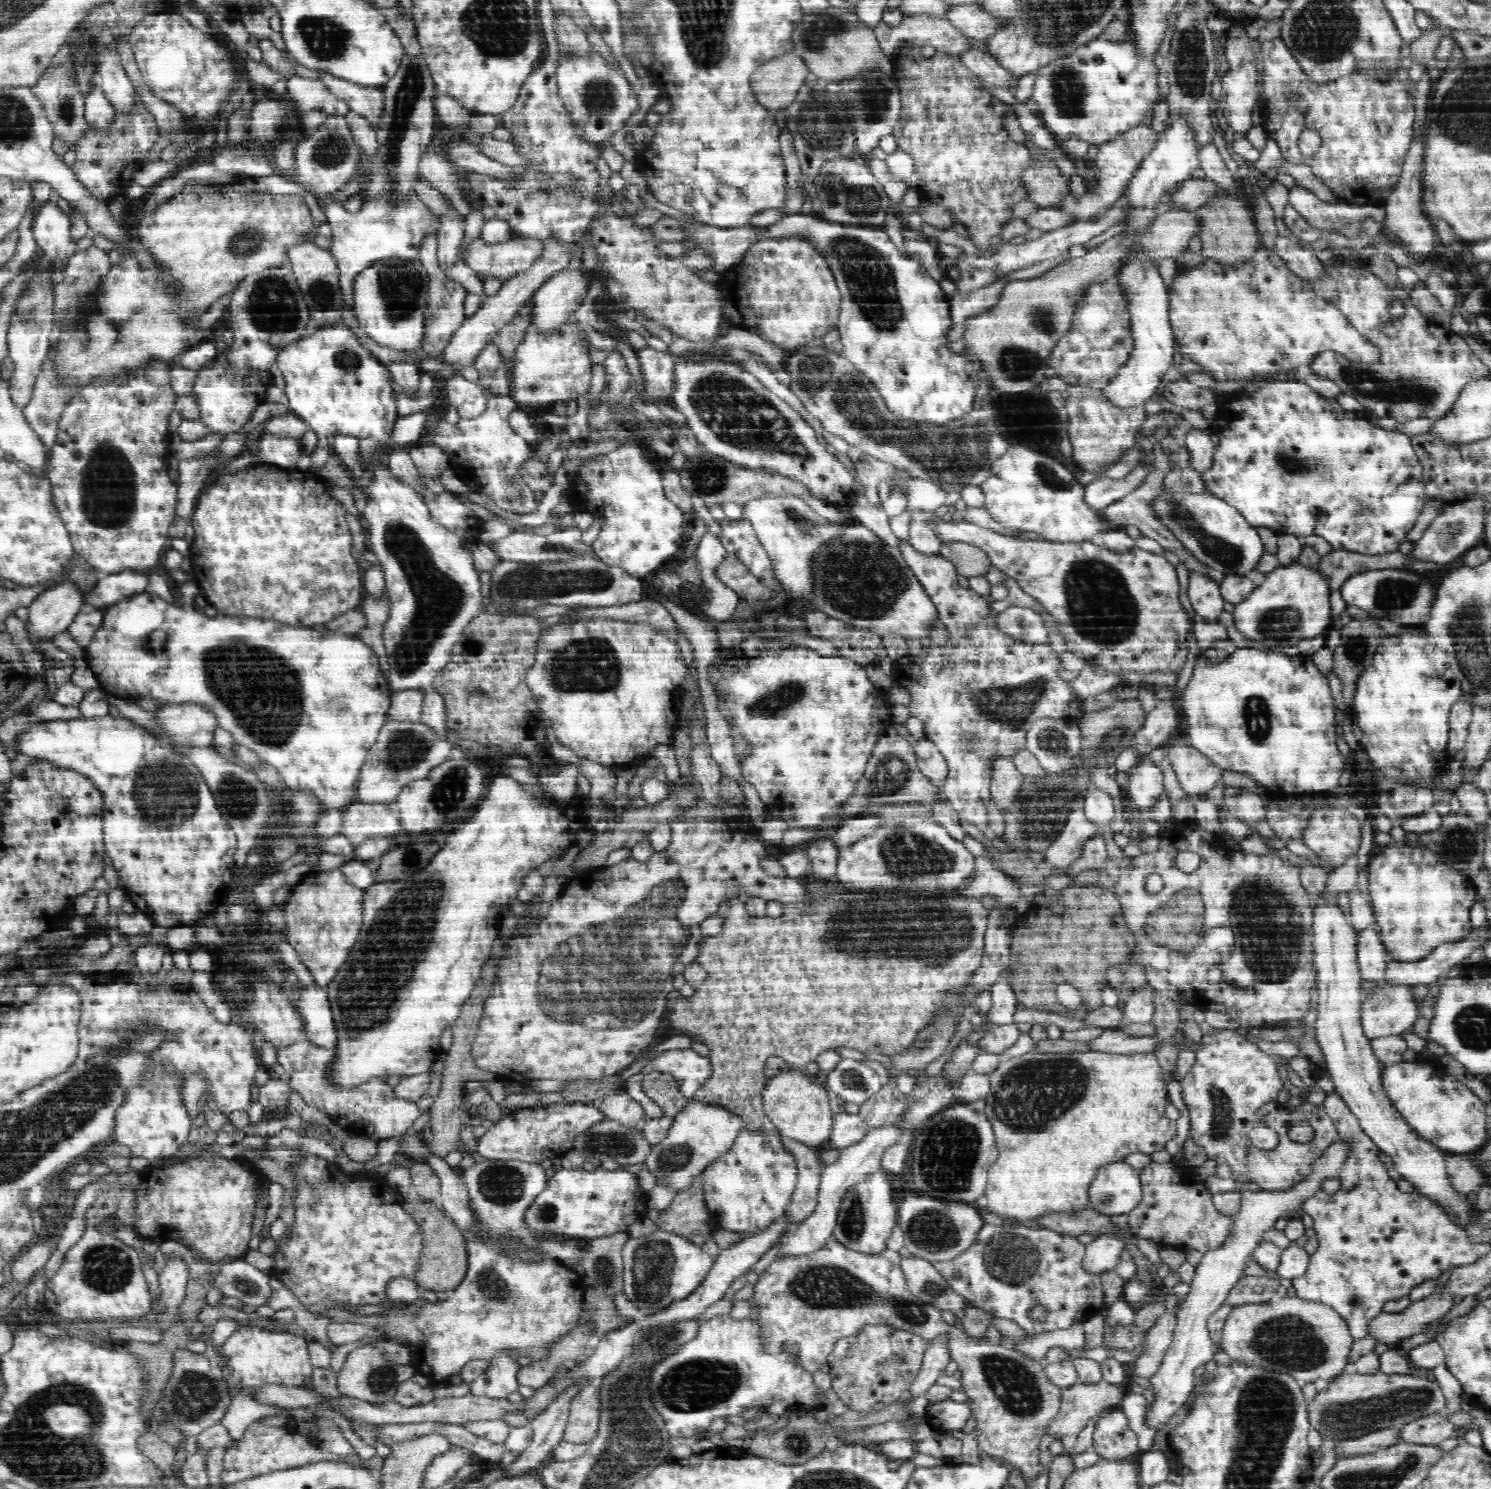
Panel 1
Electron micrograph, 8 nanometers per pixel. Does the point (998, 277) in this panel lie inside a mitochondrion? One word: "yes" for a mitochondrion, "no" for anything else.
no

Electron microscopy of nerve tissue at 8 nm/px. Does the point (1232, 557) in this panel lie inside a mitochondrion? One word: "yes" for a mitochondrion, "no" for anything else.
yes

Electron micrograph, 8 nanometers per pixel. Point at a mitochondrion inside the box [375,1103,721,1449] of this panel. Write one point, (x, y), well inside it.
(650, 1274)

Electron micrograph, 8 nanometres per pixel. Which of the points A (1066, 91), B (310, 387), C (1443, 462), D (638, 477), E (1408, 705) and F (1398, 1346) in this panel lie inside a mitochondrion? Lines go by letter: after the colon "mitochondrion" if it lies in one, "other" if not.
A: mitochondrion
B: other
C: other
D: other
E: other
F: other

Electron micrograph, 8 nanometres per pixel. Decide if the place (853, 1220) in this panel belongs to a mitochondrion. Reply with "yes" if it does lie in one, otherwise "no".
yes

